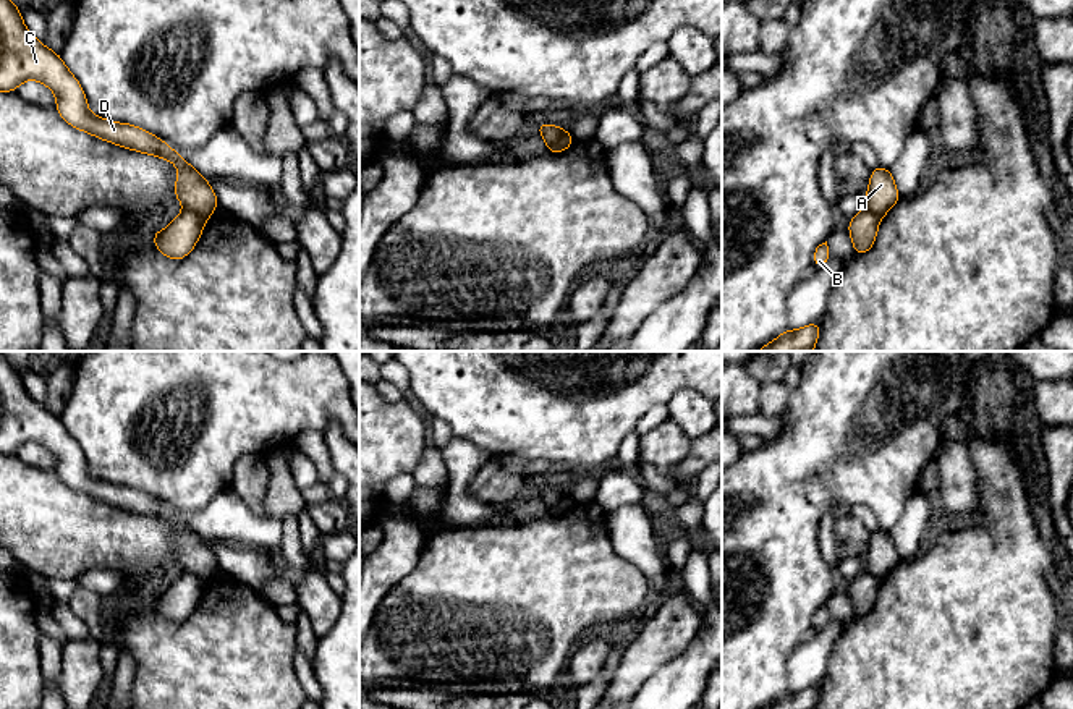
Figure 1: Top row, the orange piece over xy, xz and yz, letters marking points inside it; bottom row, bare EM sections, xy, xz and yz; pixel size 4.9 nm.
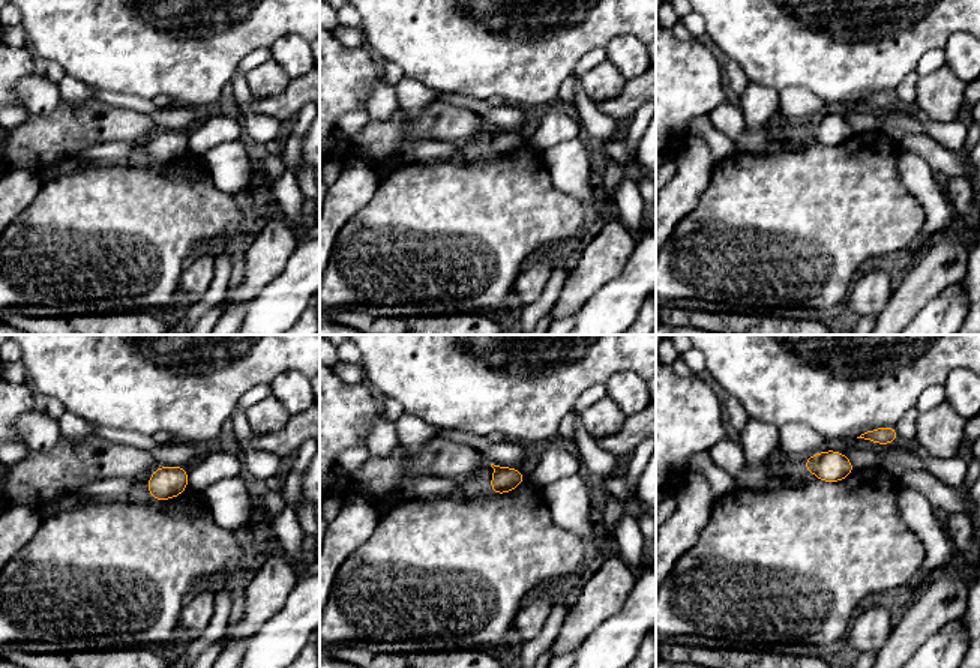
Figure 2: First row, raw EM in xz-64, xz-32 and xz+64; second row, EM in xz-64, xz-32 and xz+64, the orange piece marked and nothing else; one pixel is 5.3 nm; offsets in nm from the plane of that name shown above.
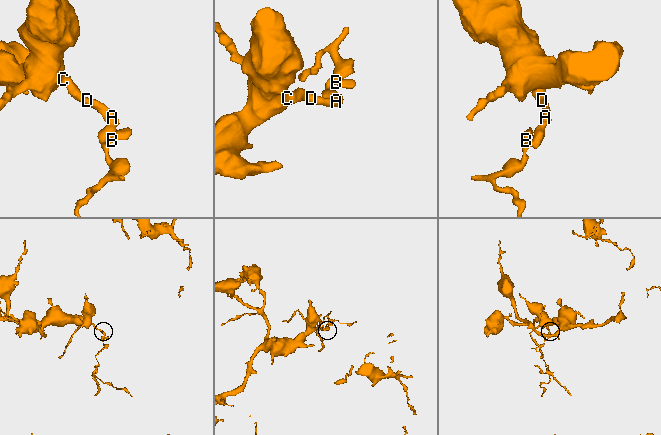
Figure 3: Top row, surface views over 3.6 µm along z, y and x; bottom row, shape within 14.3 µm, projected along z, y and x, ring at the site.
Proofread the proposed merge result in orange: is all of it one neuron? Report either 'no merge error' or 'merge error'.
merge error

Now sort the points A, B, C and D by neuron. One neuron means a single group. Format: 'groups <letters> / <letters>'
groups A C D / B

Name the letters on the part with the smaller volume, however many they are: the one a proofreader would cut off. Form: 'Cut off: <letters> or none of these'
Cut off: B

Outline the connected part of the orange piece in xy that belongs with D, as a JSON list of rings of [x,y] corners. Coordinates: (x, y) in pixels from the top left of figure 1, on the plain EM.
[[[0,353],[0,453],[15,455],[26,442],[40,444],[55,455],[55,471],[73,490],[175,526],[178,541],[173,560],[204,581],[215,575],[218,563],[209,544],[163,502],[139,489],[108,484],[89,474],[83,448],[60,416],[52,414],[26,392],[18,369]]]

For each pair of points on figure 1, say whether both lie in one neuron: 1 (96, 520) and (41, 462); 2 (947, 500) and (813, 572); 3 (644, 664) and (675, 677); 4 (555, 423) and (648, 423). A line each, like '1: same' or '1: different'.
1: different
2: different
3: different
4: different

